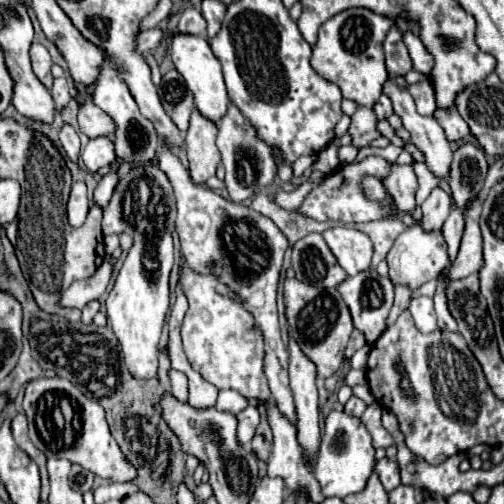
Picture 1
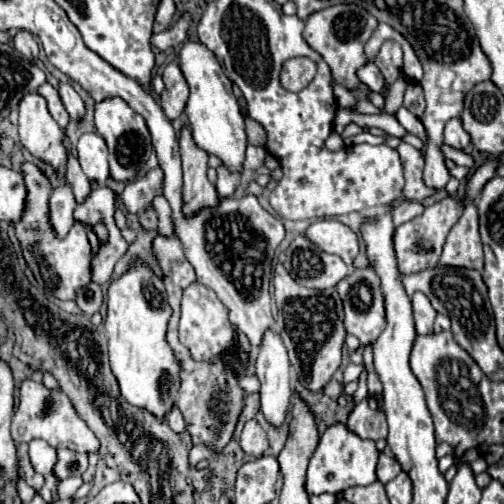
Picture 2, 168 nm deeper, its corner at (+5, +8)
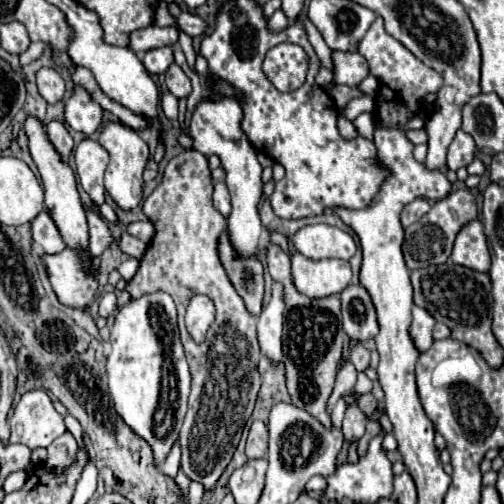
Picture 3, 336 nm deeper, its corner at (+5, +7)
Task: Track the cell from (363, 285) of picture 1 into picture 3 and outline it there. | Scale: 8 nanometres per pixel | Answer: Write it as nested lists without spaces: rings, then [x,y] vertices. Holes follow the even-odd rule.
[[[348,285],[340,293],[344,331],[350,339],[366,341],[376,337],[376,311],[368,291],[362,285]]]

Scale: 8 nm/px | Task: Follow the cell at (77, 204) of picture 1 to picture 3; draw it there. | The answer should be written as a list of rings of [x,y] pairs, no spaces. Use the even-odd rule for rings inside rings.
[[[44,211],[32,221],[32,237],[44,249],[44,253],[64,251],[60,233],[56,233],[56,225],[52,225],[52,217],[48,217],[48,213]]]

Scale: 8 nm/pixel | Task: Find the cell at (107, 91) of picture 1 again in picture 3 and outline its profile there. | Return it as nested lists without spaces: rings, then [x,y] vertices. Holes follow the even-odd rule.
[[[114,121],[104,125],[98,141],[110,153],[110,163],[108,163],[108,169],[104,175],[104,187],[106,187],[108,195],[124,211],[138,207],[138,203],[142,201],[142,185],[144,185],[142,171],[148,161],[148,145],[140,139],[140,135],[134,129],[122,125],[122,123],[114,123]]]

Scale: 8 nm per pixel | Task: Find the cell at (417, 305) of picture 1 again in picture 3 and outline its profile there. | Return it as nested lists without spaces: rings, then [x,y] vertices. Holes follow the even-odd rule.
[[[414,307],[412,309],[412,325],[408,329],[412,341],[414,341],[414,347],[424,353],[430,349],[432,345],[432,329],[434,329],[434,319],[432,315],[426,311],[426,309],[420,309],[420,307]]]

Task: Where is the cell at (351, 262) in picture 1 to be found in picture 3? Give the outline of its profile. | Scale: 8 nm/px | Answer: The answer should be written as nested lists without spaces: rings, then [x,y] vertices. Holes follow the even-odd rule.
[[[322,223],[302,227],[294,235],[294,247],[298,253],[312,261],[320,259],[348,261],[356,253],[356,243],[346,231]]]

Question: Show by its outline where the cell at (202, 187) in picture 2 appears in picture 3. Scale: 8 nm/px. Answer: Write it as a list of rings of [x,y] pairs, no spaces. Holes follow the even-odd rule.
[[[188,149],[168,161],[160,185],[142,205],[146,217],[156,221],[156,235],[140,261],[138,273],[126,287],[132,299],[154,291],[164,291],[172,295],[178,307],[180,337],[192,373],[188,413],[178,441],[182,449],[180,469],[192,481],[202,483],[206,491],[214,491],[216,481],[232,461],[260,389],[256,317],[248,313],[220,261],[218,239],[226,229],[226,219],[214,209],[212,191],[214,183],[210,177],[208,159],[202,153]],[[196,293],[208,295],[216,307],[216,319],[202,343],[194,343],[184,325],[186,307],[190,297]]]

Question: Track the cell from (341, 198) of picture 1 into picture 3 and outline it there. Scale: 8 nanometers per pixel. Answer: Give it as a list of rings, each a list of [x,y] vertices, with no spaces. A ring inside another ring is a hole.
[[[240,1],[236,13],[218,13],[216,27],[202,39],[200,53],[208,59],[208,69],[216,79],[244,93],[240,107],[244,111],[242,131],[248,141],[256,151],[268,155],[286,169],[284,179],[276,183],[276,191],[270,197],[272,209],[278,217],[314,217],[332,207],[364,209],[372,201],[376,189],[380,189],[380,181],[384,181],[384,169],[376,165],[376,147],[364,137],[348,141],[338,133],[338,107],[330,93],[314,81],[314,75],[320,69],[320,59],[316,57],[300,21],[290,23],[280,33],[272,33],[266,29],[262,7],[256,9],[252,1]],[[284,41],[296,43],[308,53],[306,81],[290,93],[278,91],[262,73],[266,51]]]

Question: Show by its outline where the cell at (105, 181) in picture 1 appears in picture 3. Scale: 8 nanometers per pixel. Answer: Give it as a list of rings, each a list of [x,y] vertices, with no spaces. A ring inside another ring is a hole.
[[[124,233],[122,239],[120,239],[120,249],[122,249],[124,253],[136,257],[136,259],[140,259],[140,257],[144,255],[146,247],[148,247],[148,243],[144,243],[144,241],[138,239],[138,237],[132,237],[130,233]]]

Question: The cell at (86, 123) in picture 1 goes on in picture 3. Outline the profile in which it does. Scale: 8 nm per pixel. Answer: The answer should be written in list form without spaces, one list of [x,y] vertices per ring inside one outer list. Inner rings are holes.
[[[42,67],[36,73],[36,85],[40,95],[48,101],[48,103],[56,103],[62,101],[64,97],[64,79],[60,77],[60,73],[56,73],[50,67]]]

